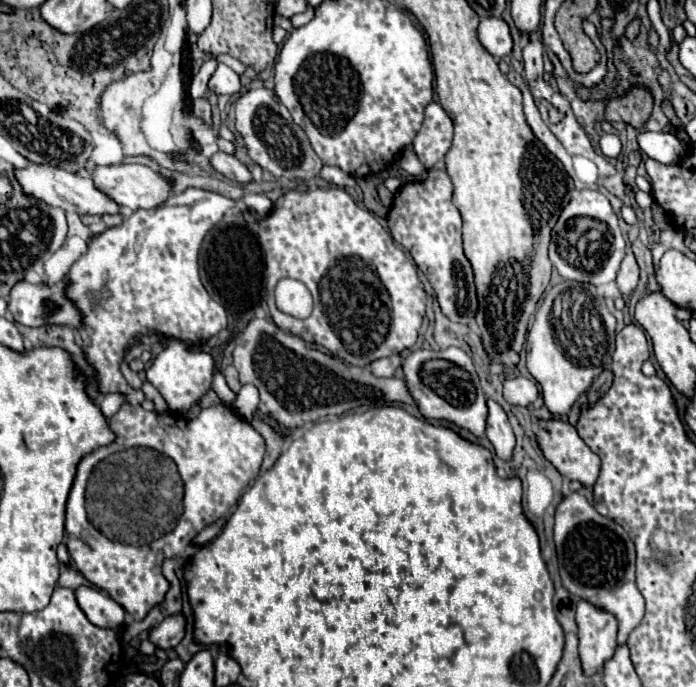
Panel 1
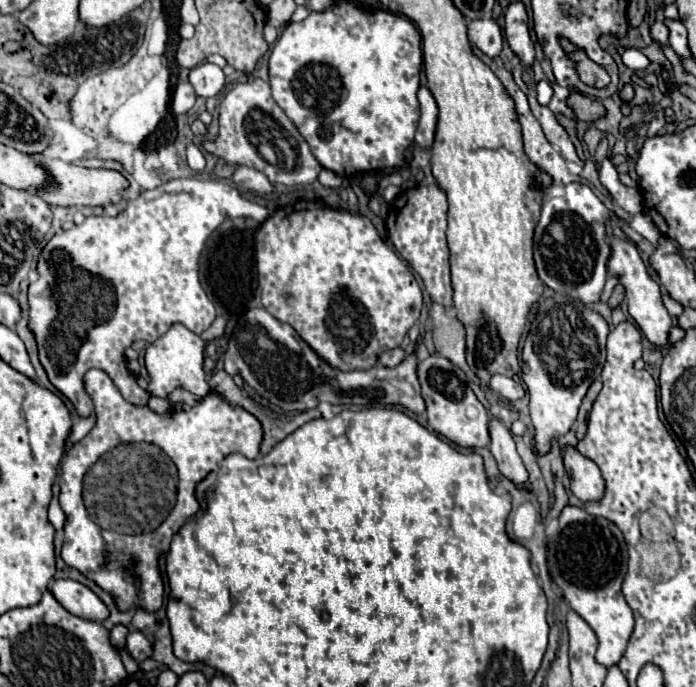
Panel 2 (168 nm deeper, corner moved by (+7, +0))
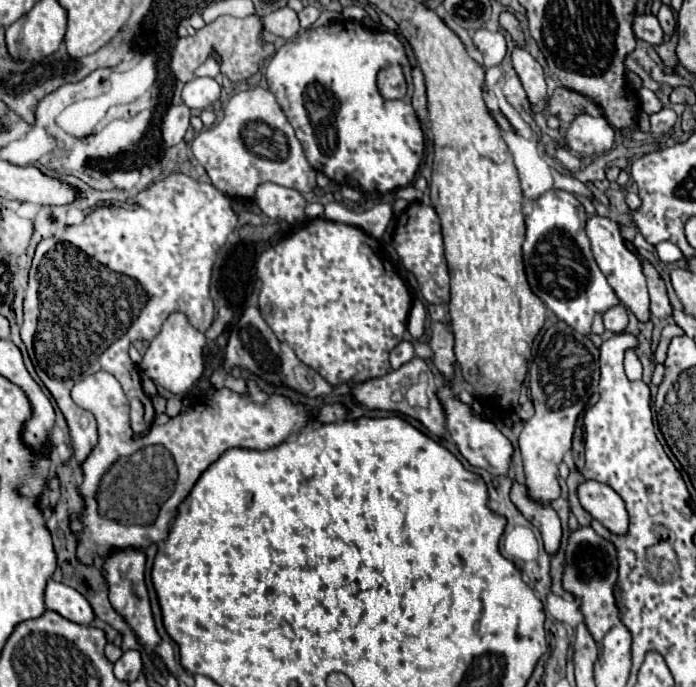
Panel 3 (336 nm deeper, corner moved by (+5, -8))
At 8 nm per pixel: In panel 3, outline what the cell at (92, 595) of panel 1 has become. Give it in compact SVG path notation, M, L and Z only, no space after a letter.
M55 580L47 582L45 606L75 624L91 624L95 618L91 604L87 604L87 600L77 590Z

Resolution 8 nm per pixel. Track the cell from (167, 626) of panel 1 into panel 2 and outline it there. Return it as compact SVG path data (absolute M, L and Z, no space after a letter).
M131 632L127 636L127 650L135 660L145 660L153 654L153 642L143 634L143 632Z

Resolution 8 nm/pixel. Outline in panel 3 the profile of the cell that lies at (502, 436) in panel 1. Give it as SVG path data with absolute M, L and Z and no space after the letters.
M517 482L513 486L513 490L511 490L511 500L521 510L521 514L533 526L539 528L545 552L551 554L551 556L557 554L559 544L561 544L561 522L559 522L557 512L551 506L547 506L547 504L539 504L539 502L529 500L525 486L517 484Z

